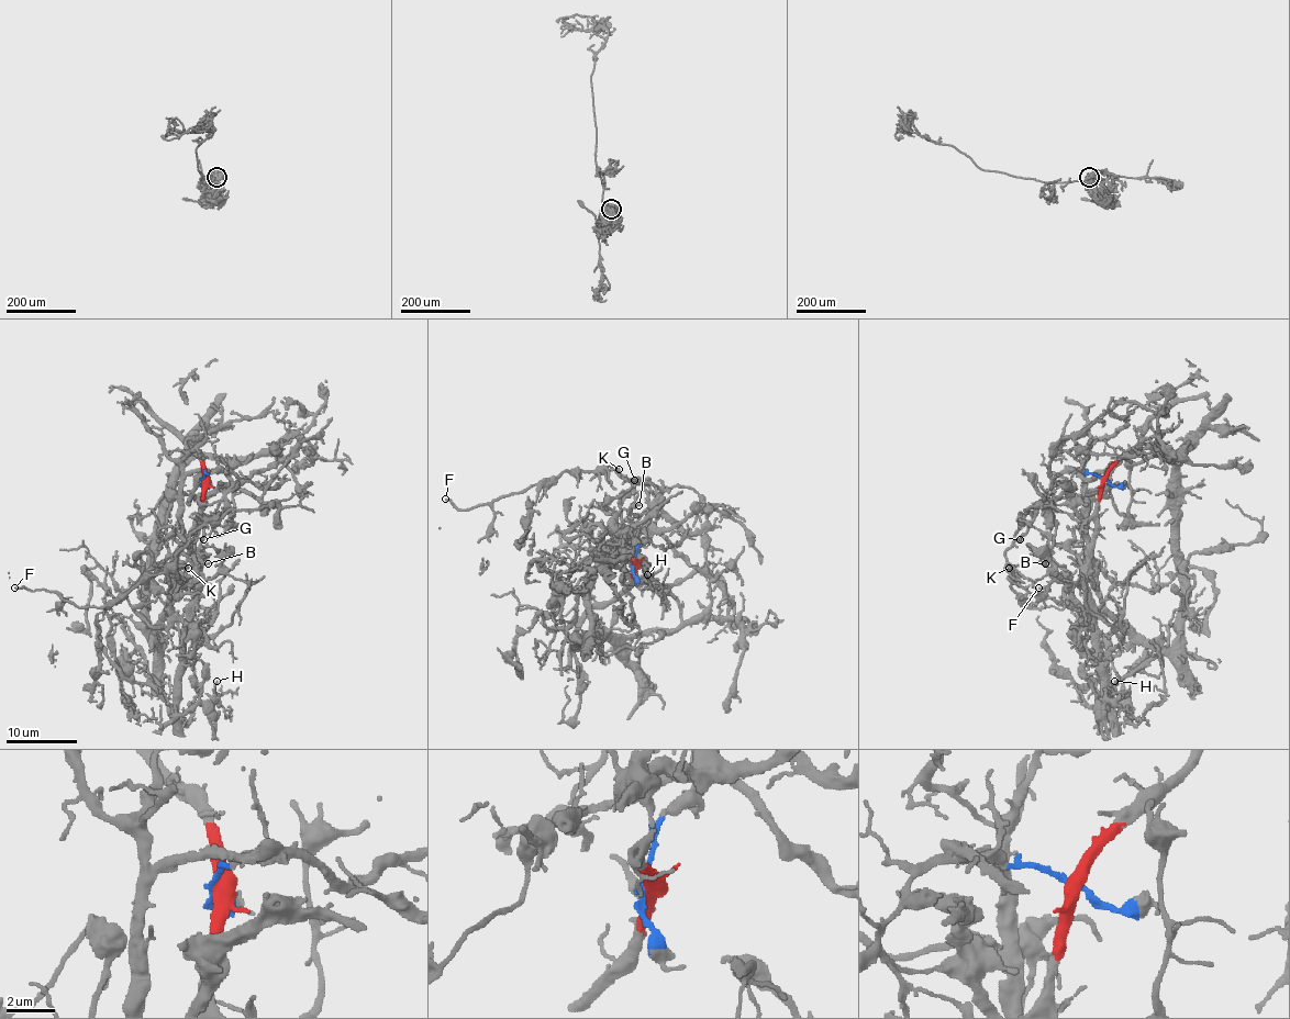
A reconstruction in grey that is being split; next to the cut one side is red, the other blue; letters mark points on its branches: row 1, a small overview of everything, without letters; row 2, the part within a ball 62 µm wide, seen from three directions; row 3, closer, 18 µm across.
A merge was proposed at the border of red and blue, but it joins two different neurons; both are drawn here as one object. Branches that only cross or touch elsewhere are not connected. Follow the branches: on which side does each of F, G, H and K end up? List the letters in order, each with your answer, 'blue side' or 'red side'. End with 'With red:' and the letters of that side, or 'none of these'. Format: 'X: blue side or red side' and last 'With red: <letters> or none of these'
F: blue side
G: blue side
H: red side
K: blue side
With red: H

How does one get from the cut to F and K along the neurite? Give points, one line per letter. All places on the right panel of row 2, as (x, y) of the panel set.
F: (1104, 479), (1063, 472), (1038, 510), (1021, 518), (1004, 553), (1010, 586), (1027, 607), (1049, 590), (1038, 588)
K: (1104, 479), (1063, 472), (1053, 481), (1038, 510), (1030, 510), (1021, 518), (1015, 539), (1004, 552), (1010, 568)

